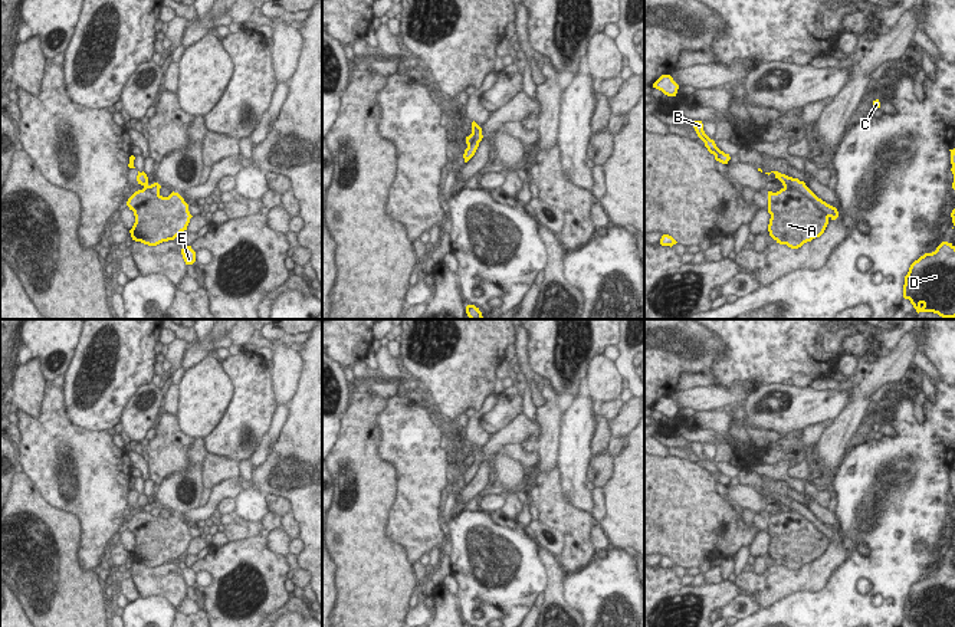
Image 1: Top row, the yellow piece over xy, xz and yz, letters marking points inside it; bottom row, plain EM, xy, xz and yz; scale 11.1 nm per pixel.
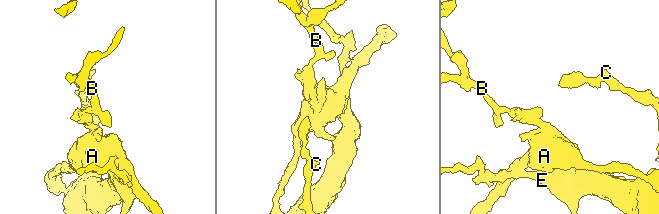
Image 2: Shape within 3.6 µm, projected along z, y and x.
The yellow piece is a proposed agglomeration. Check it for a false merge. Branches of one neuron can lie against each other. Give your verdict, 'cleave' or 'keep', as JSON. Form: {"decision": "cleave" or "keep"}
{"decision": "cleave"}

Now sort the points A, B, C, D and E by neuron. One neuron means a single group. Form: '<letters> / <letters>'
A / B C D E

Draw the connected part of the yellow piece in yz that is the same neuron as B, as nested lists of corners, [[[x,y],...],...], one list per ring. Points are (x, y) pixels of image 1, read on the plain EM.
[[[692,443],[690,446],[693,447],[698,459],[705,464],[705,469],[708,470],[708,473],[715,477],[715,482],[722,485],[722,486],[728,486],[728,483],[731,482],[729,476],[725,476],[723,473],[721,473],[716,469],[715,463],[710,462],[705,456],[702,443]]]

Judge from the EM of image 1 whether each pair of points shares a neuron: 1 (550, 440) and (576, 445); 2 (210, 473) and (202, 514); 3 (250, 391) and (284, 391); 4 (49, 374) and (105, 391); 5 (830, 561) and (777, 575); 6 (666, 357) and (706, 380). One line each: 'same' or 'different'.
1: different
2: different
3: different
4: different
5: same
6: different

